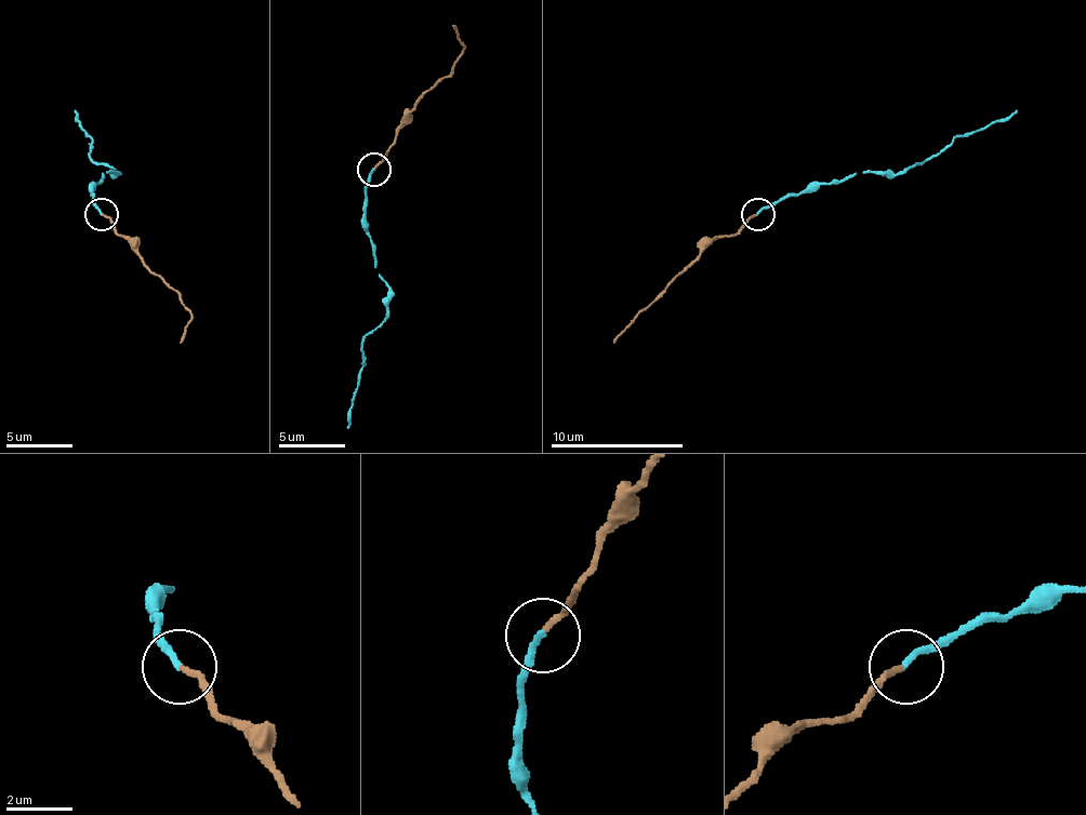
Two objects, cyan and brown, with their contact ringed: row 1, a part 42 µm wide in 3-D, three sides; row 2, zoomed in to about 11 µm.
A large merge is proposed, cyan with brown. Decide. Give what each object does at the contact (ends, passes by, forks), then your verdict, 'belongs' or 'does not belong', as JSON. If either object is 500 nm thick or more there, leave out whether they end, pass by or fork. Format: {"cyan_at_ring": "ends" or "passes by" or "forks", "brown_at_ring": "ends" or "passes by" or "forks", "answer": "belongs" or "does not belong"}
{"cyan_at_ring": "ends", "brown_at_ring": "ends", "answer": "belongs"}

